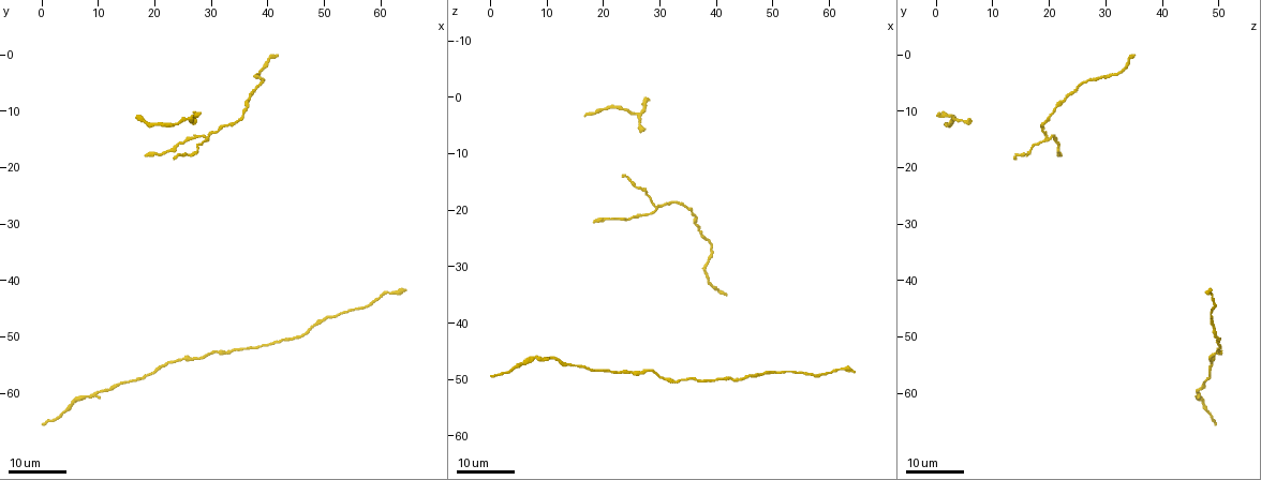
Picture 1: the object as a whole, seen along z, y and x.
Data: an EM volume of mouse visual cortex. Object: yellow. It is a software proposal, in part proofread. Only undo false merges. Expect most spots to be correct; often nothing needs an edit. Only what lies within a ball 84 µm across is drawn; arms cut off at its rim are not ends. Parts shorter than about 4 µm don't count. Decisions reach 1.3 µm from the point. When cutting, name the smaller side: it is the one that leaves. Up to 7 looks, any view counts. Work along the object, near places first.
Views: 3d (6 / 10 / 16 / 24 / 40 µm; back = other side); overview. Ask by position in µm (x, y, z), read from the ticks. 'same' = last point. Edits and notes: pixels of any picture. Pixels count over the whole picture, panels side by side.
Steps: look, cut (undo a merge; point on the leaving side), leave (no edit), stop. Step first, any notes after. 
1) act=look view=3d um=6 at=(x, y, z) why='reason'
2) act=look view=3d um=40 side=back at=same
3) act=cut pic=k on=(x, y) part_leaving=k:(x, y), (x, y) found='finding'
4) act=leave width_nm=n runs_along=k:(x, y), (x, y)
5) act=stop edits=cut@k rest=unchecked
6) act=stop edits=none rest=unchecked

act=look view=3d um=24 at=(24.5, 15.5, 21.5) why='thin neck'

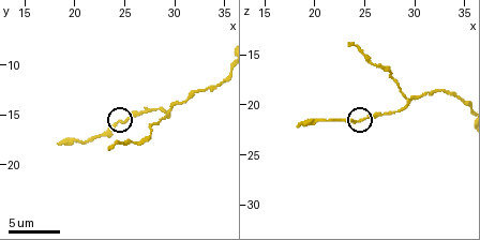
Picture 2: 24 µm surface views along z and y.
act=look view=3d um=10 at=(24.6, 15.8, 21.6)

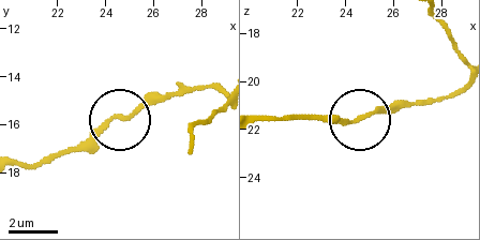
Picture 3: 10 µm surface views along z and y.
act=look view=3d um=10 side=back at=(24.4, 15.7, 21.6)

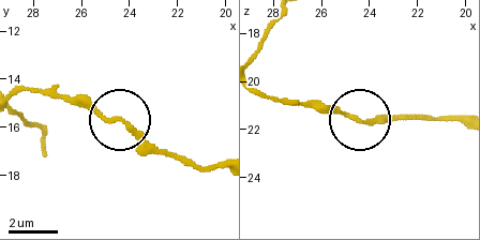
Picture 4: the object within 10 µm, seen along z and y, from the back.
act=leave width_nm=160 found='one cell here'

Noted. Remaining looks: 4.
act=look view=3d um=10 at=(29.4, 14.8, 19.6) why='small branch off a trunk'

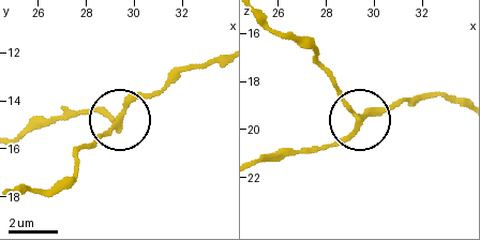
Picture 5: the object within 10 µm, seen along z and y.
act=leave side_arm_um=10 arms=3 found='continuous, no second cell'

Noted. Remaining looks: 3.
act=look view=3d um=6 at=(19.8, 17.6, 21.6) why='sudden change in width'

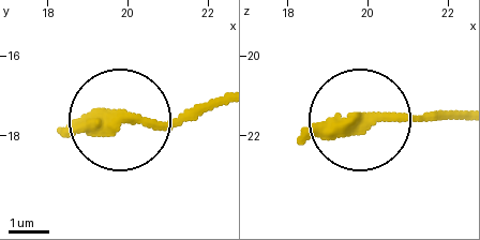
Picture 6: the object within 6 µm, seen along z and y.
act=leave found='one cell here'

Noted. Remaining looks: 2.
act=look view=3d um=16 at=(17.0, 57.5, 48.0)

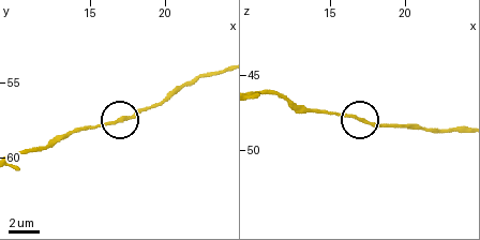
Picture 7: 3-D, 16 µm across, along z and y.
act=look view=3d um=6 at=(16.6, 57.4, 48.0)

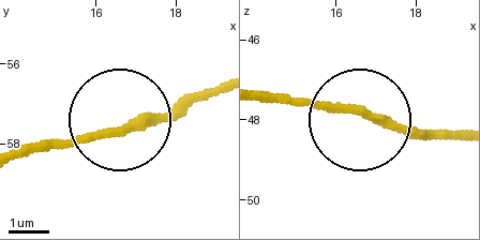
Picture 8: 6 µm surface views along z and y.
act=leave found='one cell here'

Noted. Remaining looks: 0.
act=stop edits=none rest=unchecked

